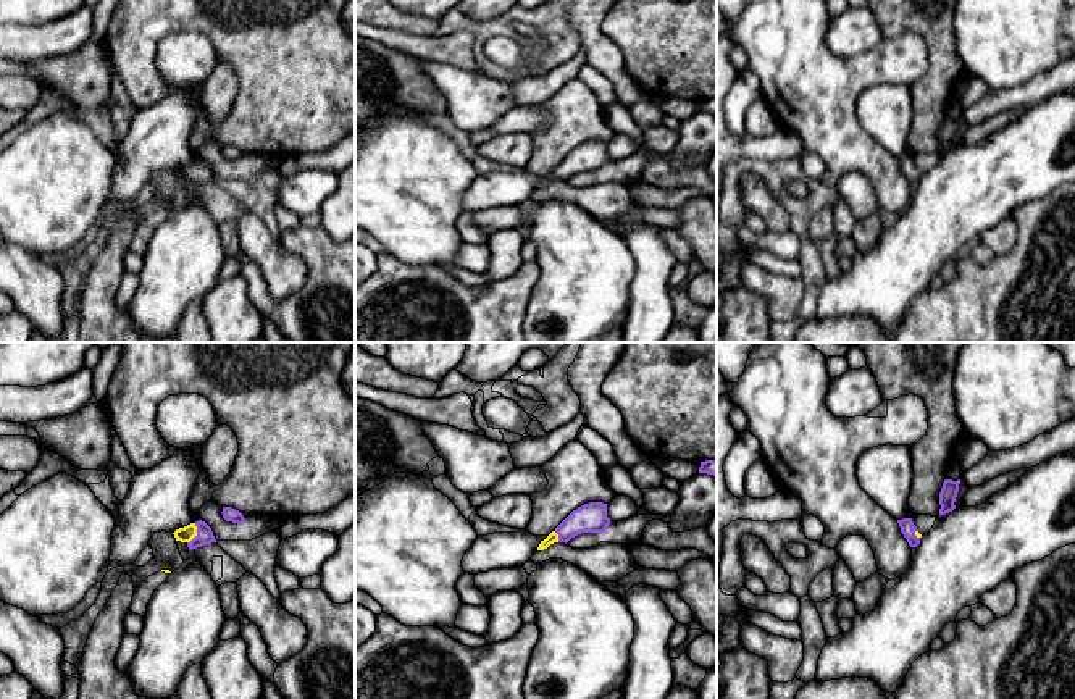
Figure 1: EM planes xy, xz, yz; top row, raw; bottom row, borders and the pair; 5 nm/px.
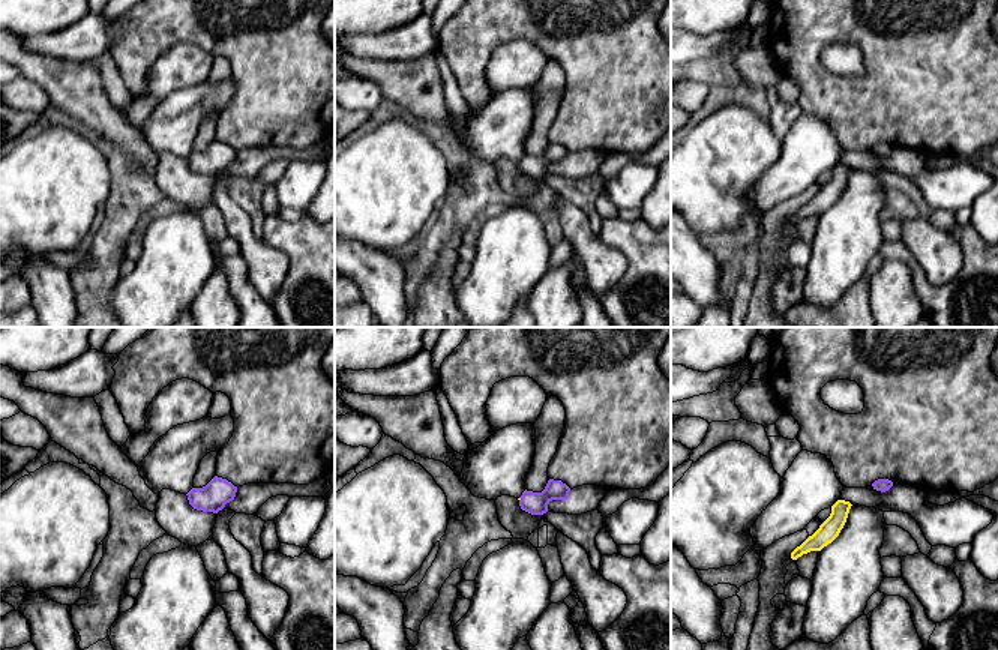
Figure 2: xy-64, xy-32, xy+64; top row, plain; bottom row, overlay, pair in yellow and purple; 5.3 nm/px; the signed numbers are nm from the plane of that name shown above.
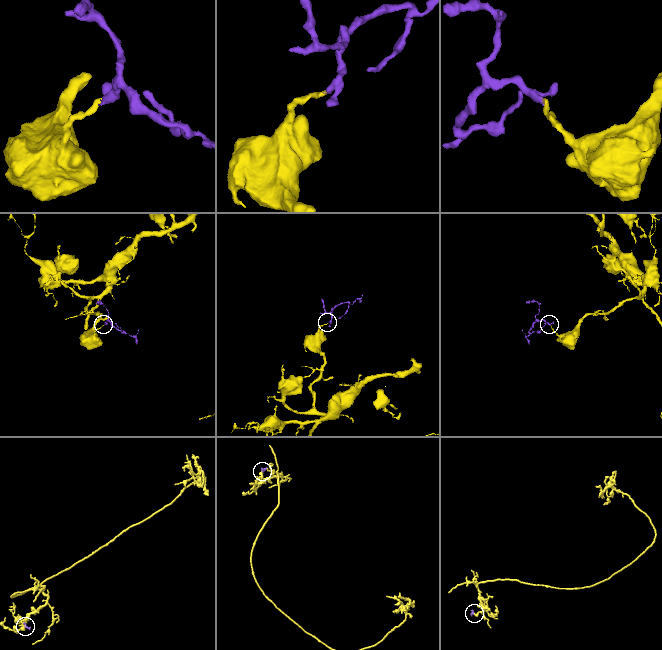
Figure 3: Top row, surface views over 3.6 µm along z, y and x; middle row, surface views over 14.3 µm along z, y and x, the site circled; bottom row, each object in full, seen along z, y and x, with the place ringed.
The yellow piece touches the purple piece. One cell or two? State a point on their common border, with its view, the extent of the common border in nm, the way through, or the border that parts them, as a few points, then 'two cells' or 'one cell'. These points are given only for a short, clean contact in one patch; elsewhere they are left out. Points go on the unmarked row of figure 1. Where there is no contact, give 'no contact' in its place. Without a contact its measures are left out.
xy (196, 171) | 110 nm | across xy (188, 171), (196, 171), (204, 175) | one cell

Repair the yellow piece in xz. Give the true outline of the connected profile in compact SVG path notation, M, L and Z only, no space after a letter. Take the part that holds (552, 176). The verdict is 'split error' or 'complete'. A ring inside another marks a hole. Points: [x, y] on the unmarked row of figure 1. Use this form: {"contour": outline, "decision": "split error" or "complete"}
{"contour": "M589 140L573 149L544 179L538 189L547 187L554 181L568 181L581 171L605 171L610 163L607 142Z", "decision": "split error"}

